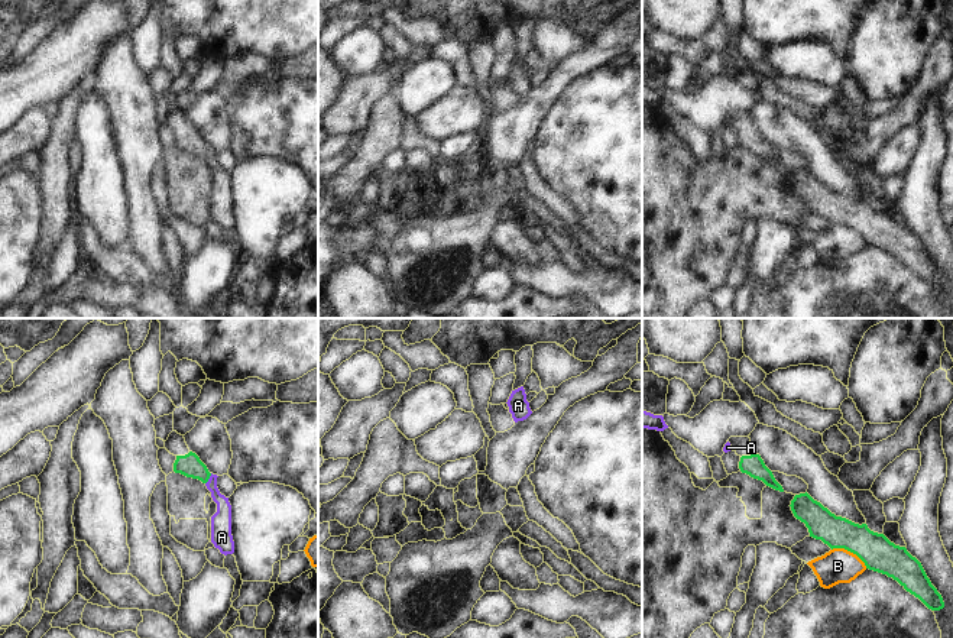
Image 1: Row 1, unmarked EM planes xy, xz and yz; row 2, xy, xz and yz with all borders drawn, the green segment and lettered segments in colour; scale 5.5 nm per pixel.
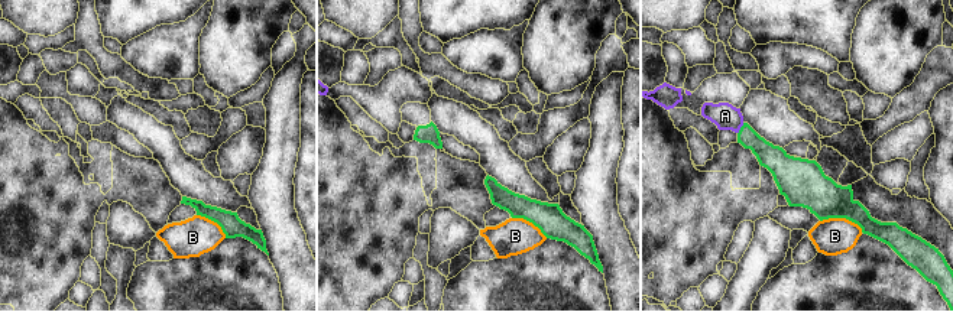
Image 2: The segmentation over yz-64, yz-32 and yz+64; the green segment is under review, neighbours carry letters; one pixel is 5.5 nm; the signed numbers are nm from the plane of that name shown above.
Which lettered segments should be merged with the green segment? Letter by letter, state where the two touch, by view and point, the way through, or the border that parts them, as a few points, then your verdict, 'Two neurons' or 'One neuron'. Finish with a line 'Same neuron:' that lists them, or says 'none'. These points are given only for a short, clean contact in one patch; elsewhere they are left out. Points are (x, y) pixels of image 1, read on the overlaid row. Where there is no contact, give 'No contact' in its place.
A: Touches green at xy (208, 478). Two neurons
B: Touches green at yz (851, 551). Boundary: yz (832, 549), (852, 551), (866, 567). Two neurons
Same neuron: none

